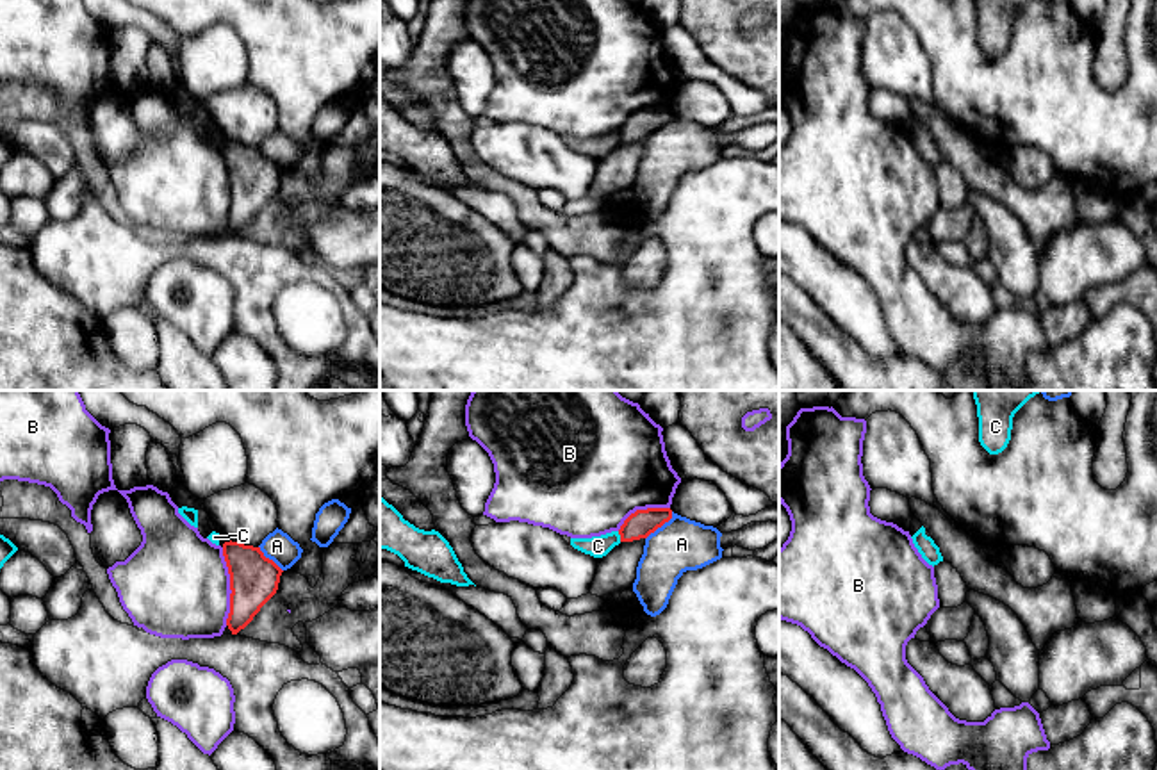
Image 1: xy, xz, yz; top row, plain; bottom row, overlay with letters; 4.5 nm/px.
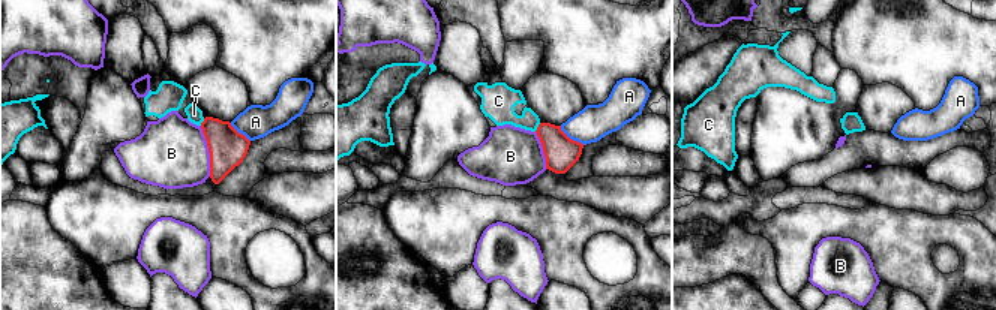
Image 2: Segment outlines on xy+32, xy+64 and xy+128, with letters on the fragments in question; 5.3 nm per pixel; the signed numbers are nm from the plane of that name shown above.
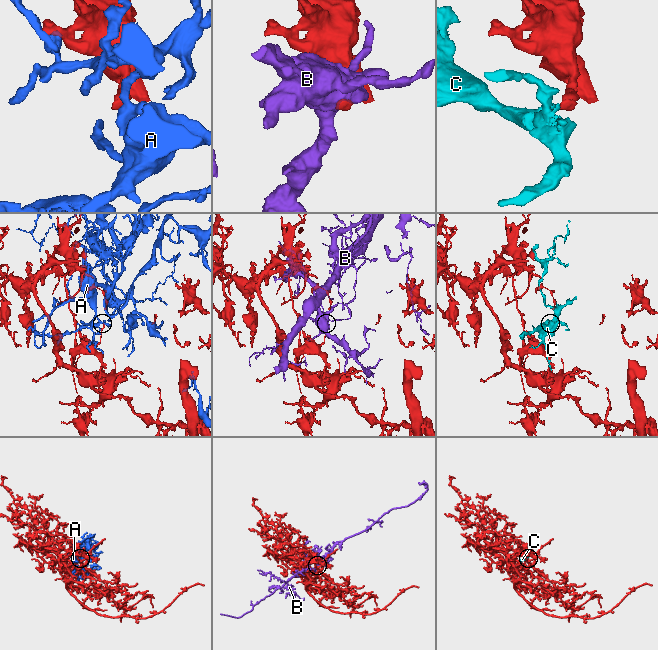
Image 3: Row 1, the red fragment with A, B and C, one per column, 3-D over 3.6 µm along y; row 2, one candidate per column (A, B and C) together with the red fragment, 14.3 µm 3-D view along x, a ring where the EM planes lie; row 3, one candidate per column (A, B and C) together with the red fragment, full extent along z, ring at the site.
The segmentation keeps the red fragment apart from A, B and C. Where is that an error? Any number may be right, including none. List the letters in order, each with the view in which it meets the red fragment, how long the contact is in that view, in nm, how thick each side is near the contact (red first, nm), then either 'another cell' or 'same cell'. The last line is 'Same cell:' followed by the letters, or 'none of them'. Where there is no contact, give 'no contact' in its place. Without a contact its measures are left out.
A: xz | 180 nm | 120/240 nm | another cell
B: xy | 360 nm | 220/480 nm | another cell
C: xz | 50 nm | 120/100 nm | another cell
Same cell: none of them

